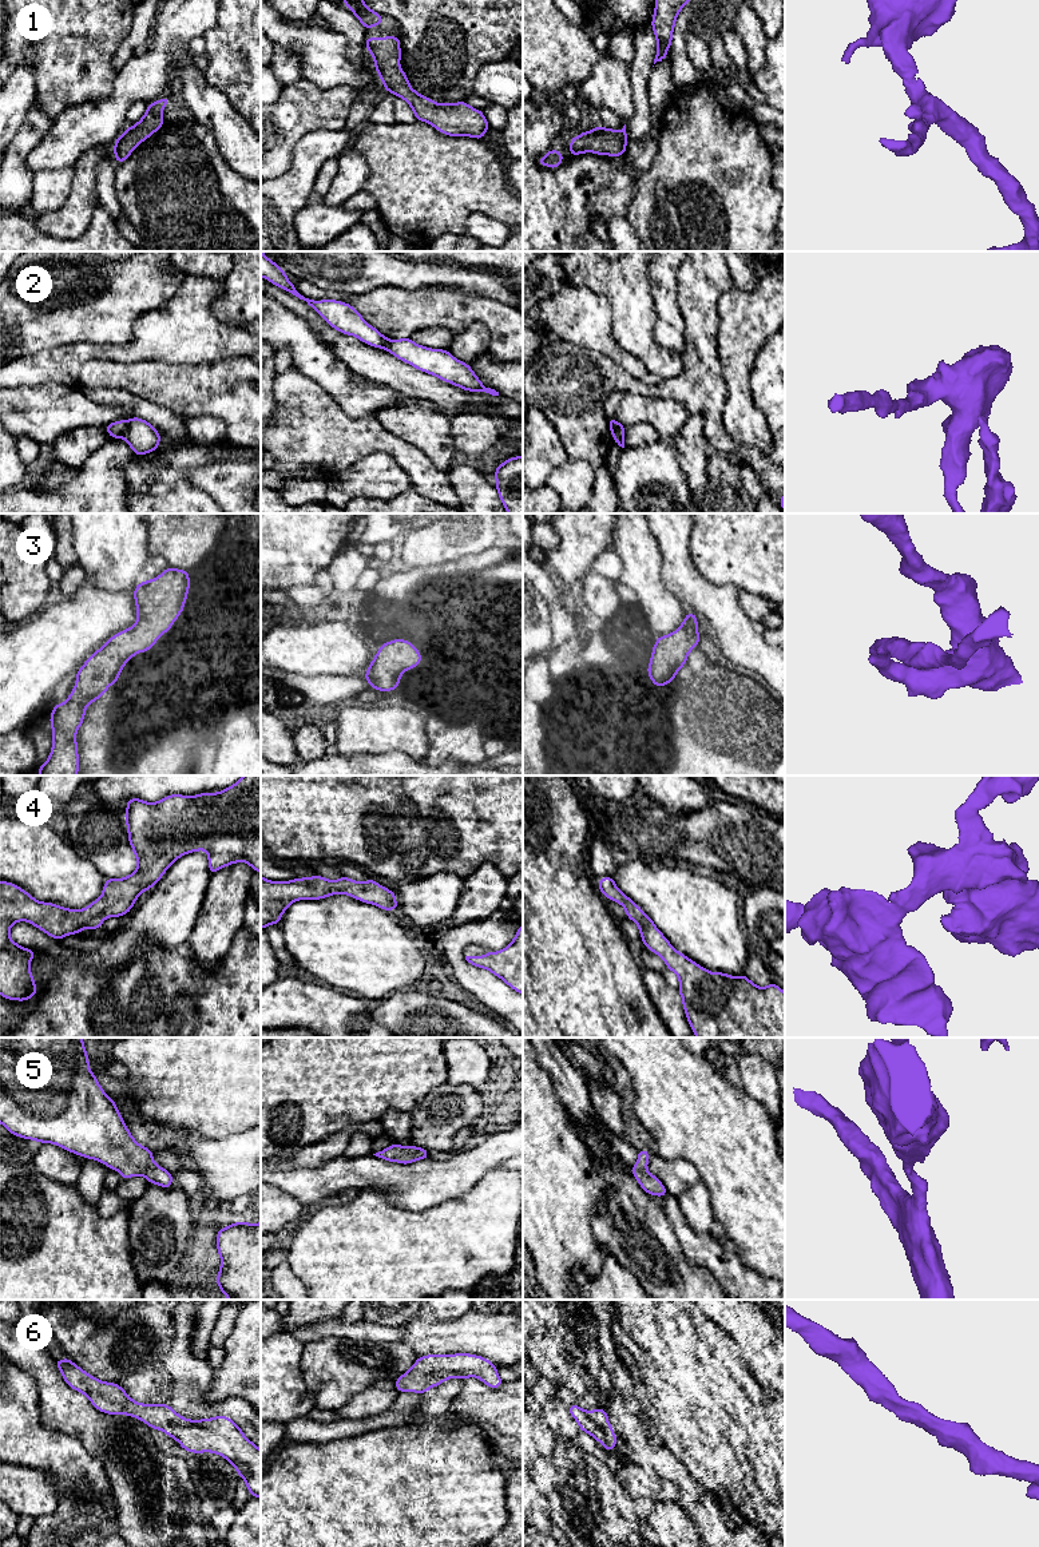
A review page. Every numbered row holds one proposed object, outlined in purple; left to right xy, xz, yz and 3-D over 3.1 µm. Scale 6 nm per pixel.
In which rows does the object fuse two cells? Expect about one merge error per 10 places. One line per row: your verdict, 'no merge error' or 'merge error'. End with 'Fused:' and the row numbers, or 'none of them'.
1: no merge error
2: merge error
3: no merge error
4: no merge error
5: no merge error
6: no merge error
Fused: 2

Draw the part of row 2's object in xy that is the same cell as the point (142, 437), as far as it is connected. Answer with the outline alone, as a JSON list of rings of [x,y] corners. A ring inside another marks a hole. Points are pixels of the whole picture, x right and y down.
[[[131,417],[128,420],[127,433],[123,439],[136,456],[156,451],[162,440],[158,429],[139,417]]]

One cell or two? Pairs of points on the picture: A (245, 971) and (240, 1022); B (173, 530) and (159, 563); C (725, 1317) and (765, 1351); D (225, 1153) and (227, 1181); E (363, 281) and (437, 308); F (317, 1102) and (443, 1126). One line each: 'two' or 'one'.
A: one
B: two
C: one
D: one
E: two
F: two

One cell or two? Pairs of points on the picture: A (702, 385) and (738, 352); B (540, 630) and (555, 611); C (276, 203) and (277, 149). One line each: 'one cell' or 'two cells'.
A: two cells
B: two cells
C: two cells

